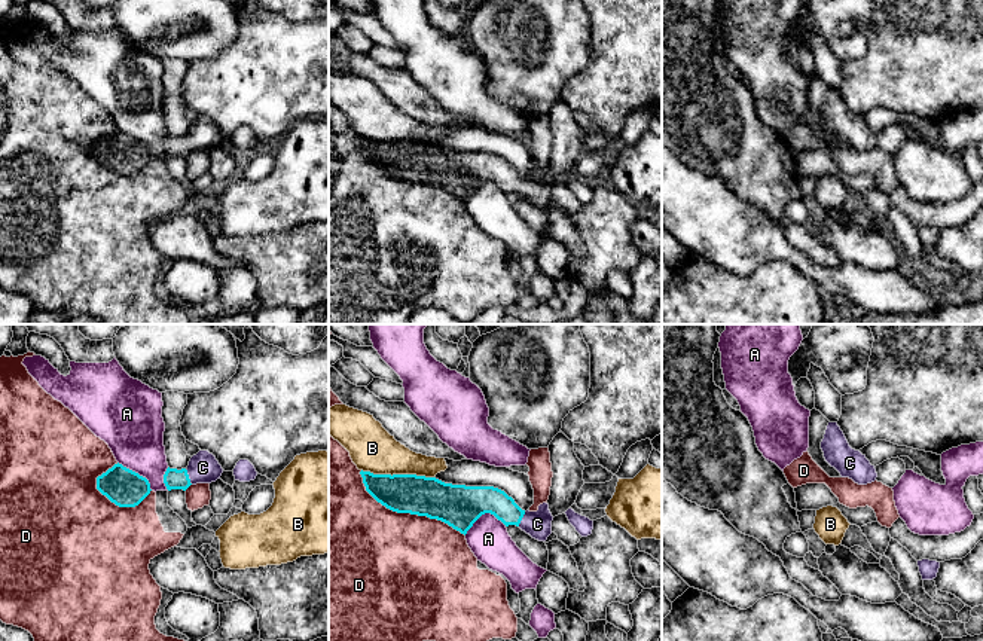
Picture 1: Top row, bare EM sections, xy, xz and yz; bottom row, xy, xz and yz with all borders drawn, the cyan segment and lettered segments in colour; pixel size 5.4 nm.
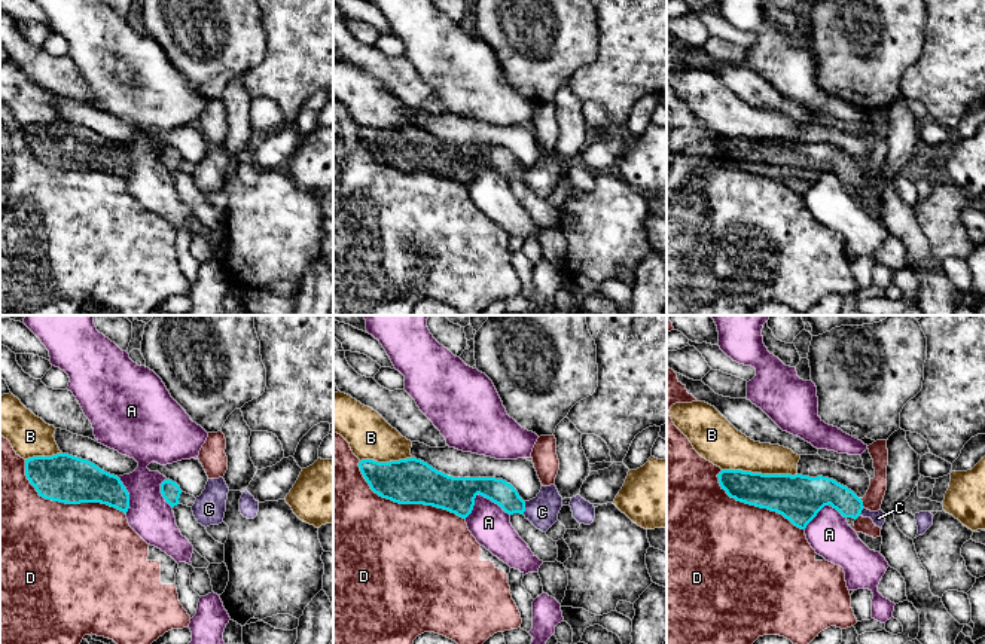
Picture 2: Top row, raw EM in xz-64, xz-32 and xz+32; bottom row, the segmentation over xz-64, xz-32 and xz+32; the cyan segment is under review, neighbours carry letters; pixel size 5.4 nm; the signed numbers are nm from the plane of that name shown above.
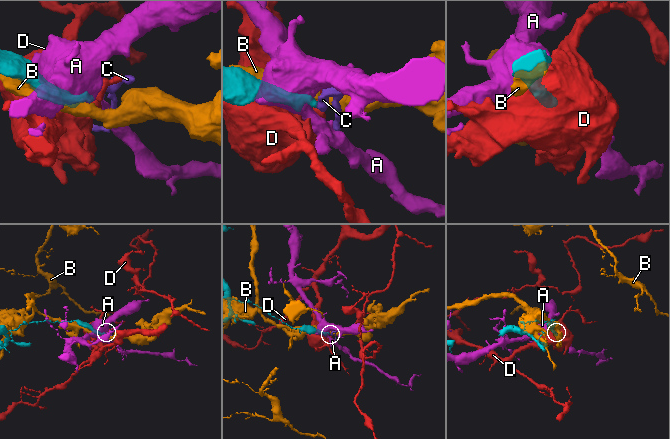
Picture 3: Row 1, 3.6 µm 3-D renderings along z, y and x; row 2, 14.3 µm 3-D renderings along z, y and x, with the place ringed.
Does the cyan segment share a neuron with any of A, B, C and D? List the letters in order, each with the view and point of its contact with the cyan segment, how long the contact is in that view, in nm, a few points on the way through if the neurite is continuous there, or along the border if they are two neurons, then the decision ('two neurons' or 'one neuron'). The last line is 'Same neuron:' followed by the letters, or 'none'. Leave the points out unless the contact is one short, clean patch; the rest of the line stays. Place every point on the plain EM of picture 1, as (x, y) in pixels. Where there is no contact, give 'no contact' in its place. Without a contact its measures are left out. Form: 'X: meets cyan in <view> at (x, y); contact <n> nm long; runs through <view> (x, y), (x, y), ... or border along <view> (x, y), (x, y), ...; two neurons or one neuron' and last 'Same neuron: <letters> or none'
A: meets cyan in xz at (484, 180); contact 240 nm long; two neurons
B: meets cyan in xz at (399, 142); contact 400 nm long; two neurons
C: meets cyan in xy at (188, 143); contact 100 nm long; runs through xy (174, 146), (188, 143), (202, 134); one neuron
D: meets cyan in xz at (406, 179); contact 650 nm long; two neurons
Same neuron: C

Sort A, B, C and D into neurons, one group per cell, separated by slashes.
A / B / C / D

